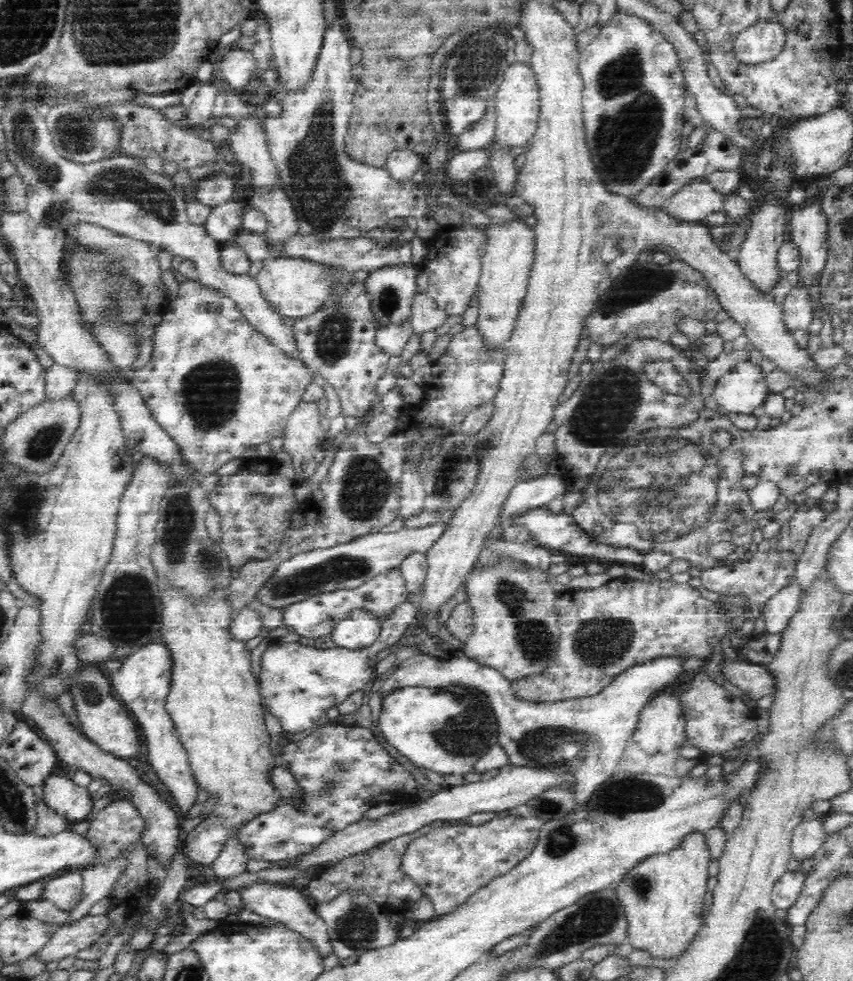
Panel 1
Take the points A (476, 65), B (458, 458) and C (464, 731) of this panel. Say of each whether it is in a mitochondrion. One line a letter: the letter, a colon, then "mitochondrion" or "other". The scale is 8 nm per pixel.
A: mitochondrion
B: mitochondrion
C: mitochondrion

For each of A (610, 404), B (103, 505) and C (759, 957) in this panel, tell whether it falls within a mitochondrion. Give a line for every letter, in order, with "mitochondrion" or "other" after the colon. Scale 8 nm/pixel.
A: mitochondrion
B: other
C: mitochondrion

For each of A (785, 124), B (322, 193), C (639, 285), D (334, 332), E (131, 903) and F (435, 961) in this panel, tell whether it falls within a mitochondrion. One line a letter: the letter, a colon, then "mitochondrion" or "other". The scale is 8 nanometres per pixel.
A: other
B: mitochondrion
C: mitochondrion
D: mitochondrion
E: other
F: other

